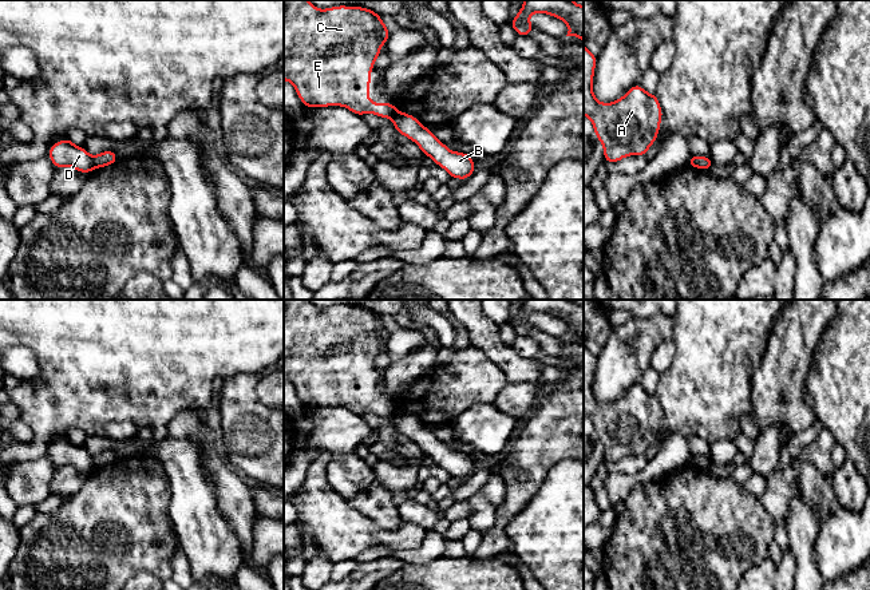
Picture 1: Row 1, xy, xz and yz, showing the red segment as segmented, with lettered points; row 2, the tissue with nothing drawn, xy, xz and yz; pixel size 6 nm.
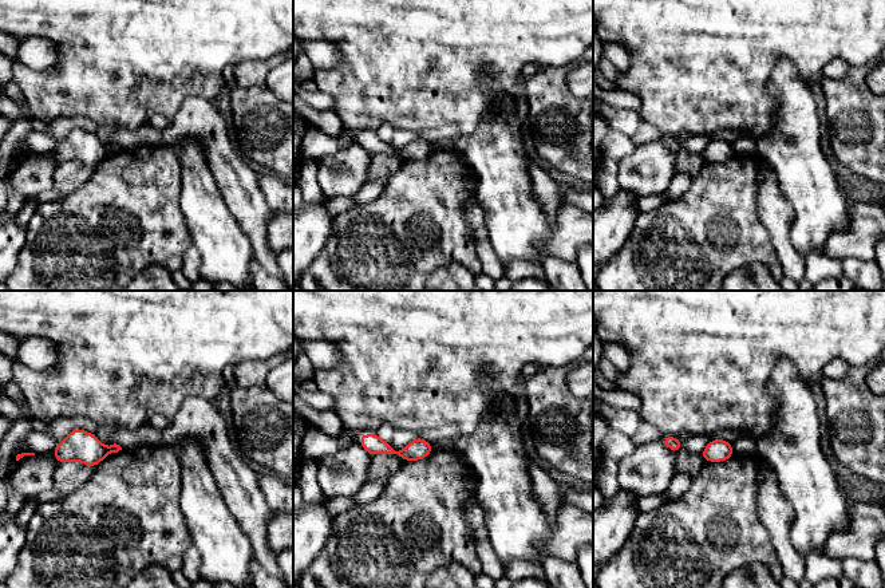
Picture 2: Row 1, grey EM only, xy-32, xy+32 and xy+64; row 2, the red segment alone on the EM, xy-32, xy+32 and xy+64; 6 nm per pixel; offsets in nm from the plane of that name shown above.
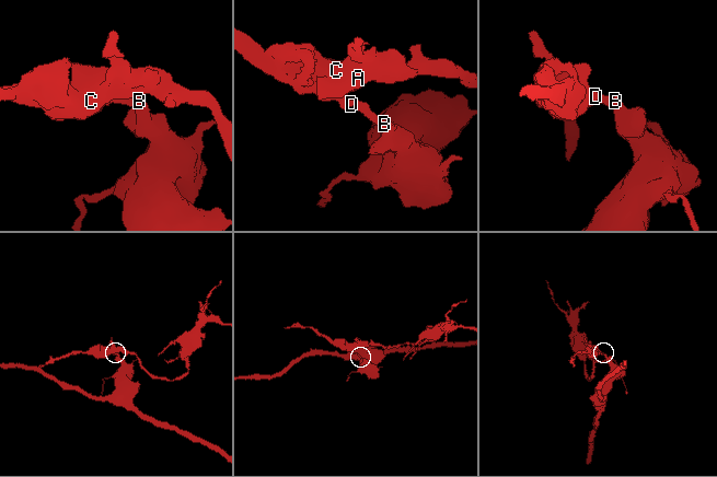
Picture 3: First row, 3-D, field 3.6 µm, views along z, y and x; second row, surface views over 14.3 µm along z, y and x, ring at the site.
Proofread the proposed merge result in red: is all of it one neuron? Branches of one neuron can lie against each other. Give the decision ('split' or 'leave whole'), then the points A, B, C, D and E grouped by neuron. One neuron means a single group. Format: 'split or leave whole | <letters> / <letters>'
split | A C D E / B

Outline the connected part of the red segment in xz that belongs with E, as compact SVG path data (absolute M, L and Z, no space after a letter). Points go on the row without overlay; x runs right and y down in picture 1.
M308 300L284 302L284 380L294 385L304 405L343 405L361 417L365 412L392 417L395 403L372 403L368 396L371 369L391 334L379 313L359 305L317 309Z

